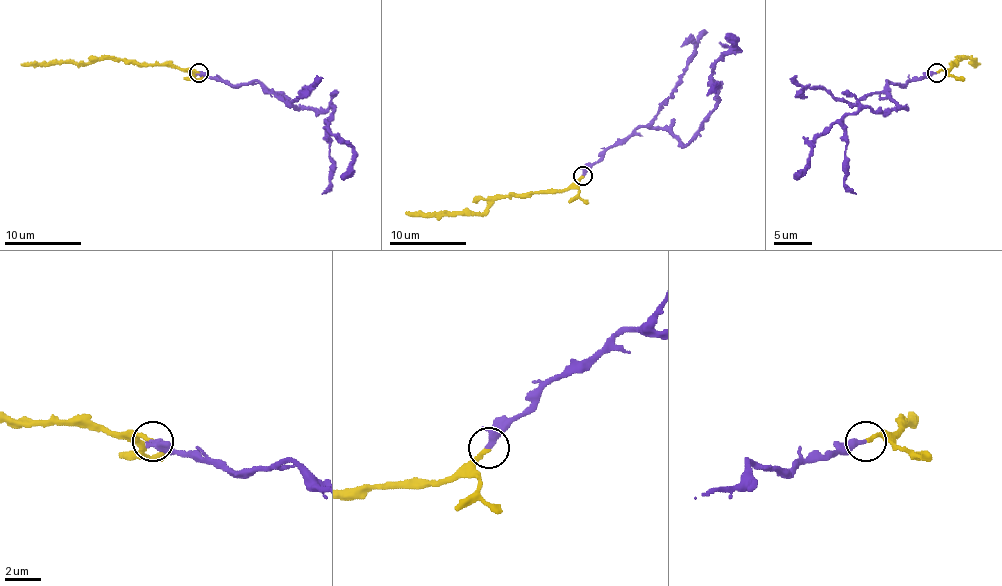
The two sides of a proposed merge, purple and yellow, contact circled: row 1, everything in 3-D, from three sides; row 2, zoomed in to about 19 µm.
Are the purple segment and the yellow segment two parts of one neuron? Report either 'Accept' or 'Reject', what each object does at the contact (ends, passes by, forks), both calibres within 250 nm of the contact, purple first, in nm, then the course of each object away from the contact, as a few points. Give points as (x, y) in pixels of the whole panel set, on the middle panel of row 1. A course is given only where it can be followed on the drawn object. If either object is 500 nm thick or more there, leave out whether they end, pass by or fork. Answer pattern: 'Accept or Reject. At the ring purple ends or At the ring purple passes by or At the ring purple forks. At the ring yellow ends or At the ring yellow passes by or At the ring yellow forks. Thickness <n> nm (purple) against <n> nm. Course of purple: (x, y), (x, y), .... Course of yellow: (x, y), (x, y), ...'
Accept. At the ring purple passes by. At the ring yellow ends. Thickness 260 nm (purple) against 240 nm. Course of purple: (583, 175), (639, 127), (666, 127), (685, 145), (715, 106), (712, 68), (737, 51), (727, 33). Course of yellow: (583, 175), (560, 191), (497, 196), (481, 212), (405, 212)

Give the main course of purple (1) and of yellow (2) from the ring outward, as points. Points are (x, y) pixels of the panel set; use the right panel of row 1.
1: (936, 72), (905, 85), (888, 81), (888, 93), (905, 106), (844, 114), (815, 141), (809, 162), (794, 179)
2: (936, 72), (957, 60), (972, 58), (972, 64)

